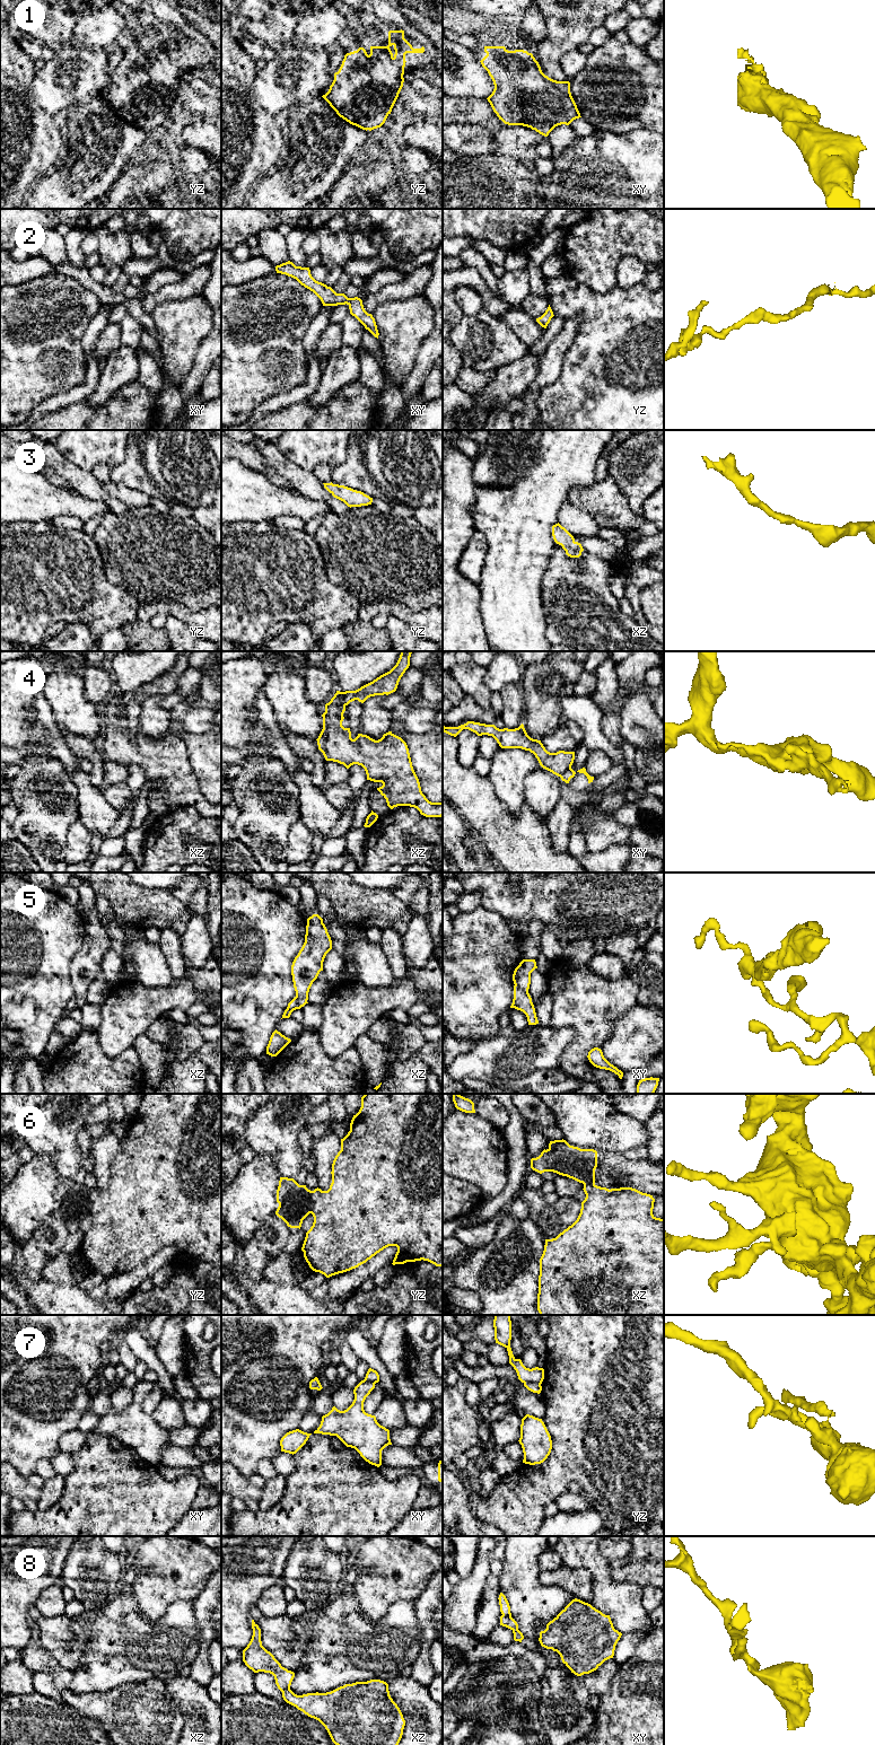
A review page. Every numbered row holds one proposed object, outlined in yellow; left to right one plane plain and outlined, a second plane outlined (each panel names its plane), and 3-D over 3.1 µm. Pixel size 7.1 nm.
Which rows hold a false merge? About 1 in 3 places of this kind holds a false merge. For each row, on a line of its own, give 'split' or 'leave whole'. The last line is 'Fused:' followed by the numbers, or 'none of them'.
1: leave whole
2: leave whole
3: leave whole
4: split
5: split
6: split
7: split
8: split
Fused: 4, 5, 6, 7, 8

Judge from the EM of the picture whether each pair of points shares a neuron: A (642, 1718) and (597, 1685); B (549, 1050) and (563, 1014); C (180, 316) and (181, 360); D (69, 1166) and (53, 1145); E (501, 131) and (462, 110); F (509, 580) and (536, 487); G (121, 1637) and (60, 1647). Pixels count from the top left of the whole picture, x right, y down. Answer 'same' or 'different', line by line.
A: different
B: different
C: same
D: same
E: same
F: same
G: different

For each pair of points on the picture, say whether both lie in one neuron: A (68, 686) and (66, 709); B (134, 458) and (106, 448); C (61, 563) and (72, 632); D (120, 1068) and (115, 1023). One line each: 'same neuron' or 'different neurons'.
A: same neuron
B: different neurons
C: different neurons
D: different neurons

